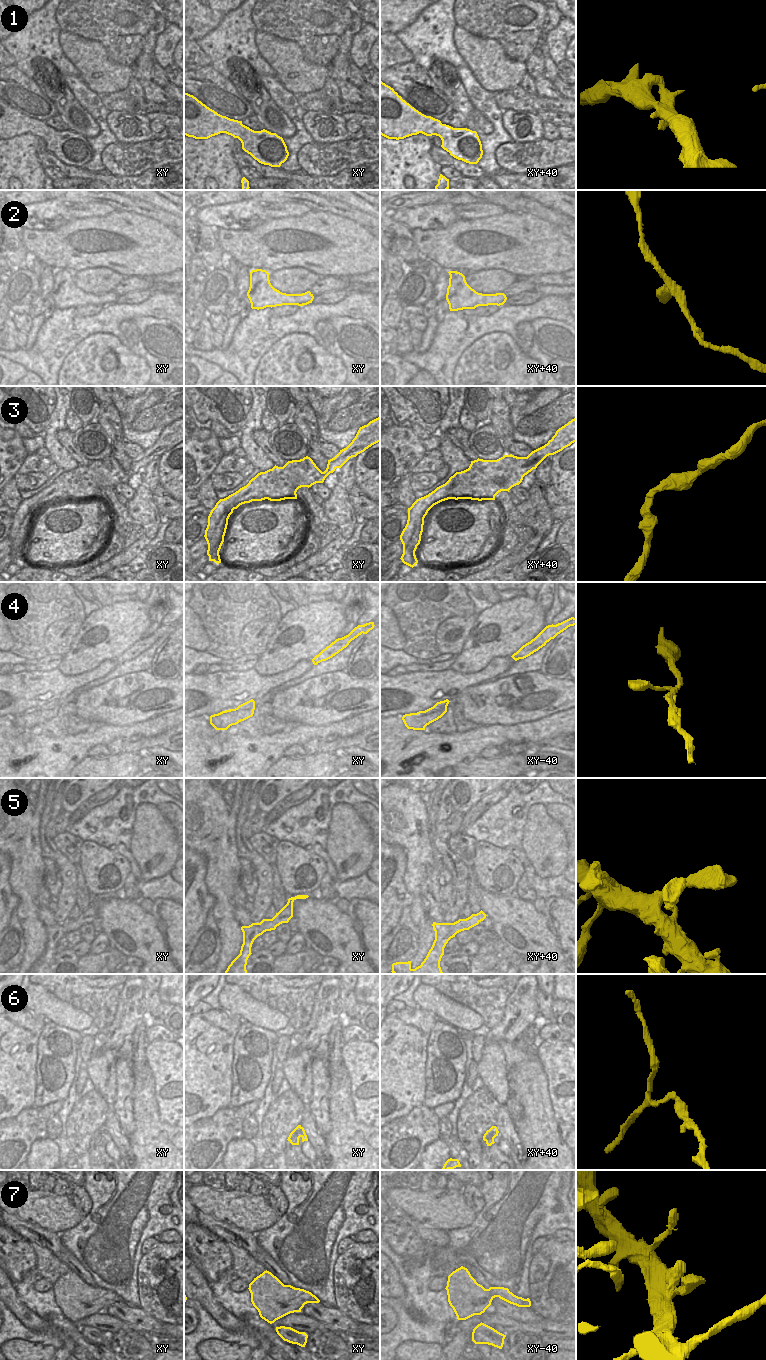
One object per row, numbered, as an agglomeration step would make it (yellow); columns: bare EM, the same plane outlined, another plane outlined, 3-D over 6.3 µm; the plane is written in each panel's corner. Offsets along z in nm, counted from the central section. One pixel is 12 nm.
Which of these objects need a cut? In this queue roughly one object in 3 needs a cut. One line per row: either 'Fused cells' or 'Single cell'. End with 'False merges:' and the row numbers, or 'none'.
1: Single cell
2: Single cell
3: Single cell
4: Fused cells
5: Single cell
6: Fused cells
7: Single cell
False merges: 4, 6.

